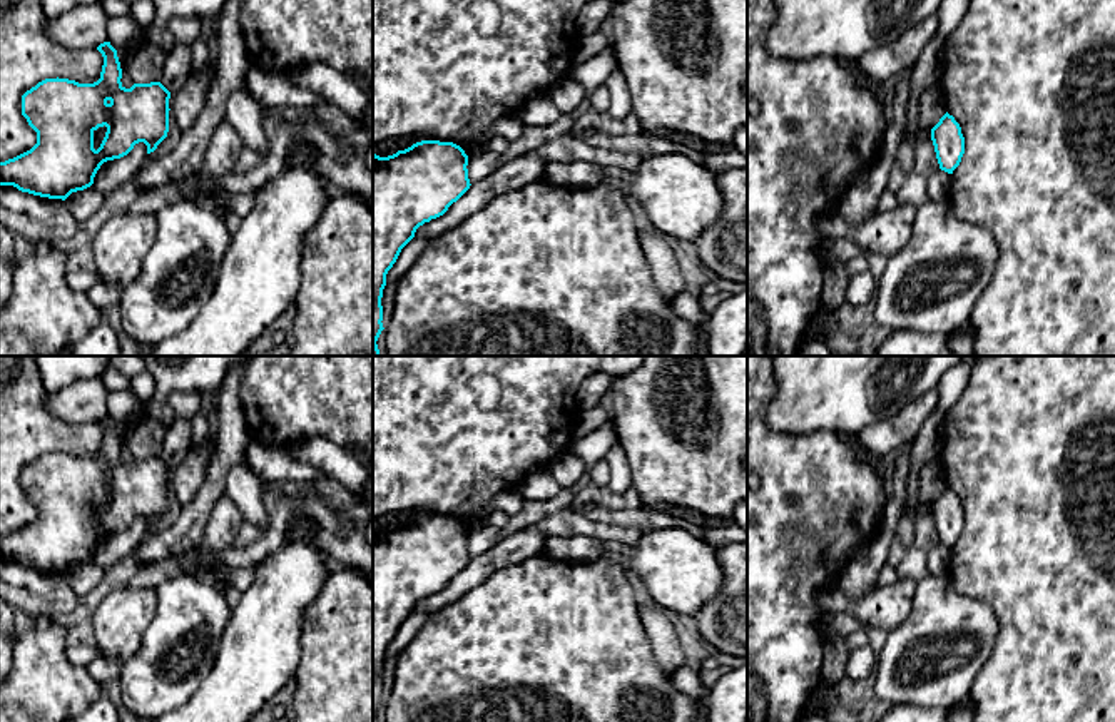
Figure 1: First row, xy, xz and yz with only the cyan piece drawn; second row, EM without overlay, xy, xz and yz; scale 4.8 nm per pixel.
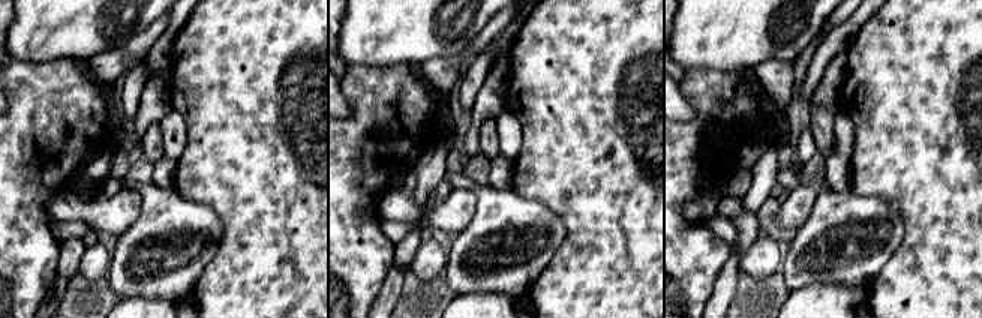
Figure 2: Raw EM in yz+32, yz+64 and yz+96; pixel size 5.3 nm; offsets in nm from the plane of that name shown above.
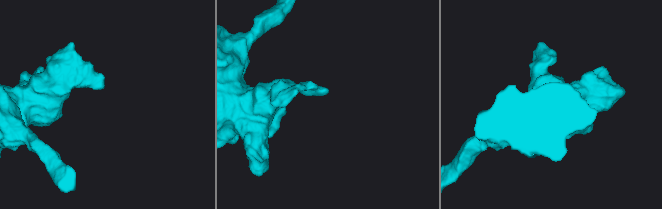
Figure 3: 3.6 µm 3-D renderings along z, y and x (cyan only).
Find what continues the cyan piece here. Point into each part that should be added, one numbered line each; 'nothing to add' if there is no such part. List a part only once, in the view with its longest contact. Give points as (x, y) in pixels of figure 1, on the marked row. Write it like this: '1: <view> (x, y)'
nothing to add

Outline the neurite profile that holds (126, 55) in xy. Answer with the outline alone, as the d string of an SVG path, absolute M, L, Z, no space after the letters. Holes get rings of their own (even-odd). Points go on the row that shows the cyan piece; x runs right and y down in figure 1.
M142 28L142 32L134 40L130 40L124 48L115 48L120 62L120 69L122 69L120 82L122 82L122 87L125 89L130 89L135 84L132 77L134 62L139 48L144 43L145 43L145 28Z

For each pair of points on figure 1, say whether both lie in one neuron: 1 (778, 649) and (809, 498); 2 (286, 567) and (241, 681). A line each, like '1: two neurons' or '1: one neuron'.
1: one neuron
2: one neuron

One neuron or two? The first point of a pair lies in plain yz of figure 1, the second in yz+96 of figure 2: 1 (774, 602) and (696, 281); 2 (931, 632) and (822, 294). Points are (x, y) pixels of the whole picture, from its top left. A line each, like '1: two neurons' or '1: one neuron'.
1: one neuron
2: two neurons

